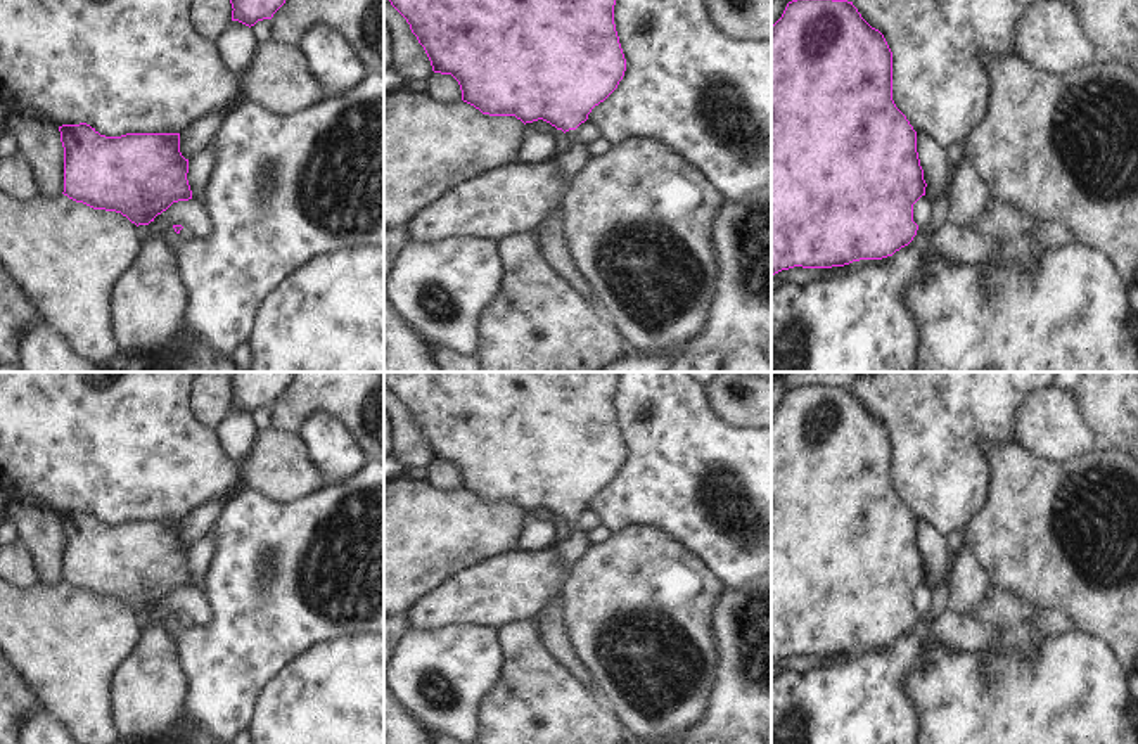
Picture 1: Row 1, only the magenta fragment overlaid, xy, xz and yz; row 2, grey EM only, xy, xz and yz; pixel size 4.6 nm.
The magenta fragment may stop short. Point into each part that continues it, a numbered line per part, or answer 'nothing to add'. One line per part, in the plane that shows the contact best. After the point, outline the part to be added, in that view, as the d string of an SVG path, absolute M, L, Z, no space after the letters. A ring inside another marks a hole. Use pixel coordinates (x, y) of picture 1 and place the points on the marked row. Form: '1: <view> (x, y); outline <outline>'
1: xz (569, 163); outline M576 130L566 131L569 142L571 142L571 151L562 154L560 157L555 157L557 166L560 175L564 176L566 185L571 183L572 176L585 166L588 161L588 152L585 144L578 144L576 138Z

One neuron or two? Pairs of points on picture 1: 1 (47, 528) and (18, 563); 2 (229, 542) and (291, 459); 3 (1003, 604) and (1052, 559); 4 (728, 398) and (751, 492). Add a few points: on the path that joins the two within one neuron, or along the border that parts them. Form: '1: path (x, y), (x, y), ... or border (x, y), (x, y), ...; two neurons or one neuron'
1: border (18, 540), (30, 558), (37, 583); two neurons
2: border (246, 488), (279, 502), (296, 502), (305, 495); two neurons
3: border (993, 583), (1029, 599), (1043, 609); two neurons
4: border (708, 395), (709, 407), (722, 419), (753, 428); two neurons

